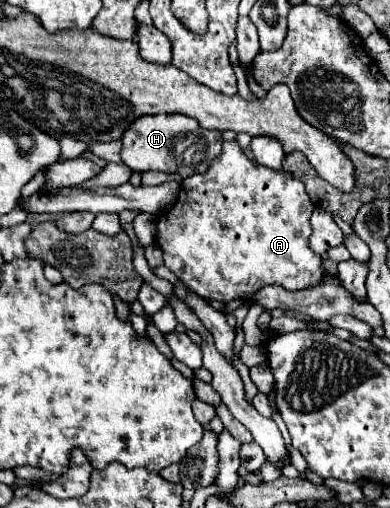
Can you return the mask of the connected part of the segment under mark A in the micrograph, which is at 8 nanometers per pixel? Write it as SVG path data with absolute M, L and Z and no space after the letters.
M225 141L221 155L211 161L205 173L195 173L181 181L177 203L157 219L155 241L165 253L165 267L205 299L229 303L231 299L245 297L245 293L253 293L253 289L271 283L281 285L287 291L309 289L335 277L335 273L329 273L323 267L321 255L309 247L309 237L313 233L309 219L313 209L315 205L299 179L283 169L269 169L253 163L237 141Z

